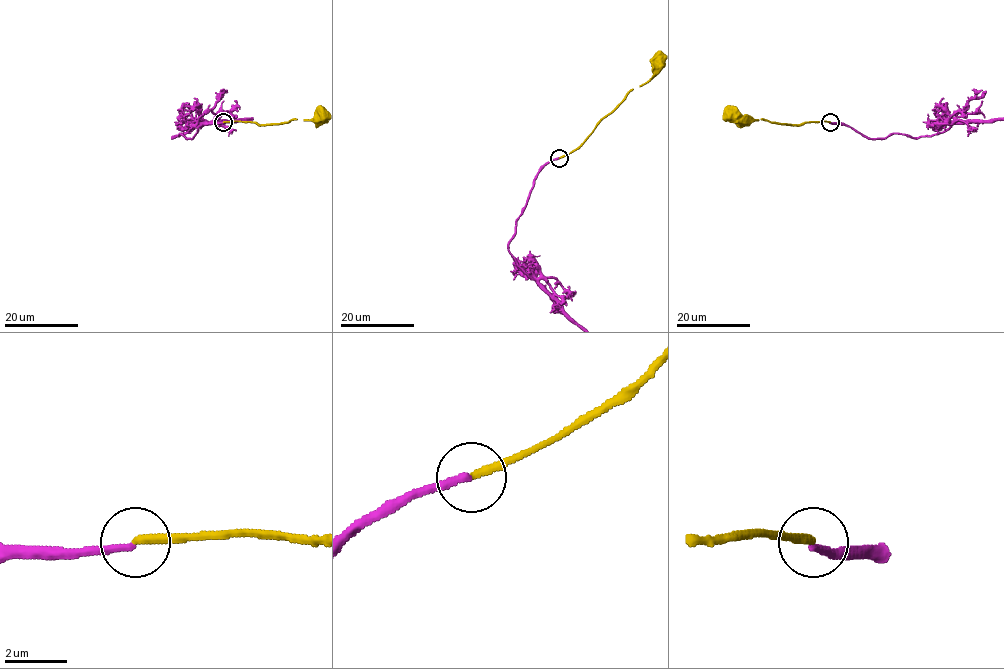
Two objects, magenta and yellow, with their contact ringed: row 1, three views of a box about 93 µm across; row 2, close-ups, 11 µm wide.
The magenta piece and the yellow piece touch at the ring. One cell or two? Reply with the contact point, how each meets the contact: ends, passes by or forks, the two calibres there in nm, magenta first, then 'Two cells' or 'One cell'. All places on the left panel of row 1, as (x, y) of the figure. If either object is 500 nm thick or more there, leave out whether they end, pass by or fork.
Place: (223, 122). At the ring magenta ends. At the ring yellow ends. Thickness 240 nm (magenta) against 280 nm. Two cells

